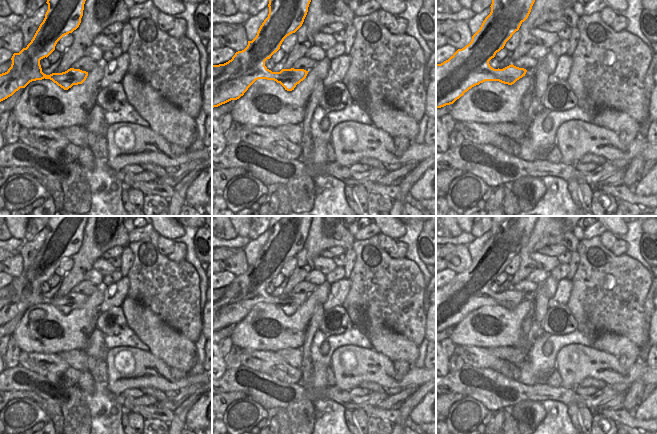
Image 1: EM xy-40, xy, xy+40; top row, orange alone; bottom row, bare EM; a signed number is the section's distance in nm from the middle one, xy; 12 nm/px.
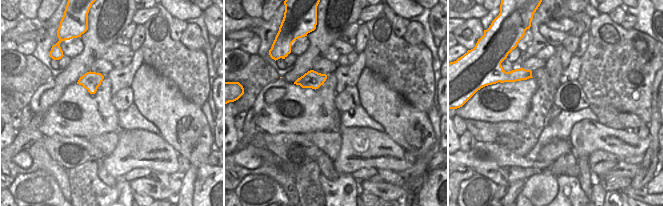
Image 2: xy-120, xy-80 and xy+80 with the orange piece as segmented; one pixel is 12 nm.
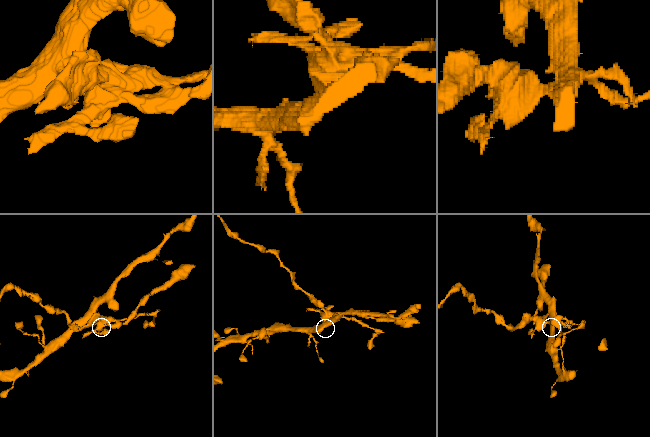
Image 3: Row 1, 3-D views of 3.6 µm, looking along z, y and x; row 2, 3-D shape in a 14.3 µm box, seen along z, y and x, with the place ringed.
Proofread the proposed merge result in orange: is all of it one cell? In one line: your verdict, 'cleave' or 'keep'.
cleave

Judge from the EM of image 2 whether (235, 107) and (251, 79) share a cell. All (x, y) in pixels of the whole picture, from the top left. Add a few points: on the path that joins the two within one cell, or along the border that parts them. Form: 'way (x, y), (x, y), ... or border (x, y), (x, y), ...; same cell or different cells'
way (242, 101), (250, 93), (251, 86); same cell

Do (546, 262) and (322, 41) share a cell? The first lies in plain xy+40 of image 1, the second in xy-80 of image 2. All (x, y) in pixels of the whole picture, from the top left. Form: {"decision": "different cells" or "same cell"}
{"decision": "different cells"}

